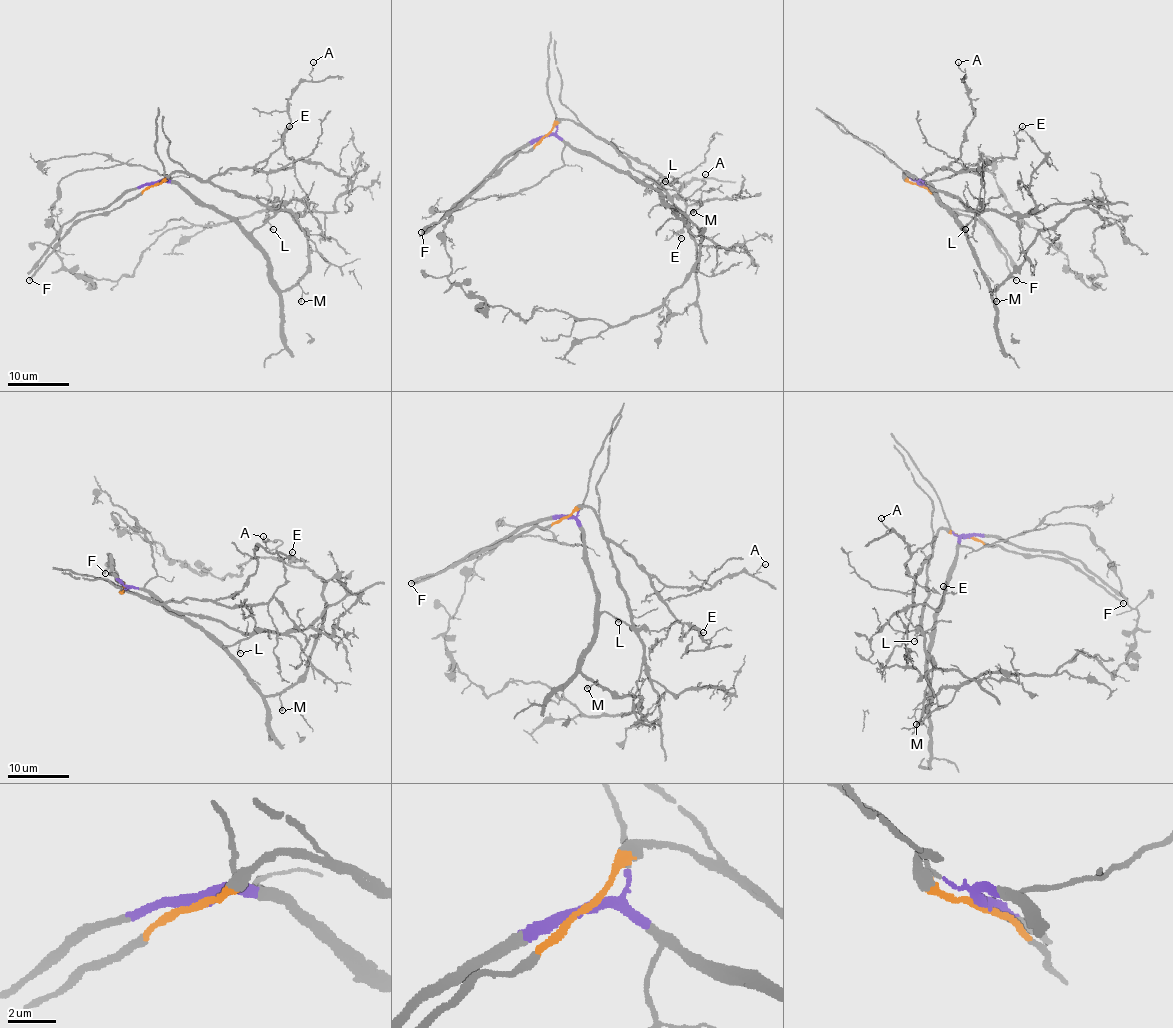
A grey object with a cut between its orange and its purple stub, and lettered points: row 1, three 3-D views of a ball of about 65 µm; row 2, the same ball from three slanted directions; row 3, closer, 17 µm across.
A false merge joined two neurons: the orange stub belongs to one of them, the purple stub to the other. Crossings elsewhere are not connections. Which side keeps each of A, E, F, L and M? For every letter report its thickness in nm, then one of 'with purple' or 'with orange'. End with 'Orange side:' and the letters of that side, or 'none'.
A: 90 nm thick; with orange
E: 140 nm thick; with orange
F: 240 nm thick; with orange
L: 160 nm thick; with purple
M: 140 nm thick; with purple
Orange side: A, E, F

